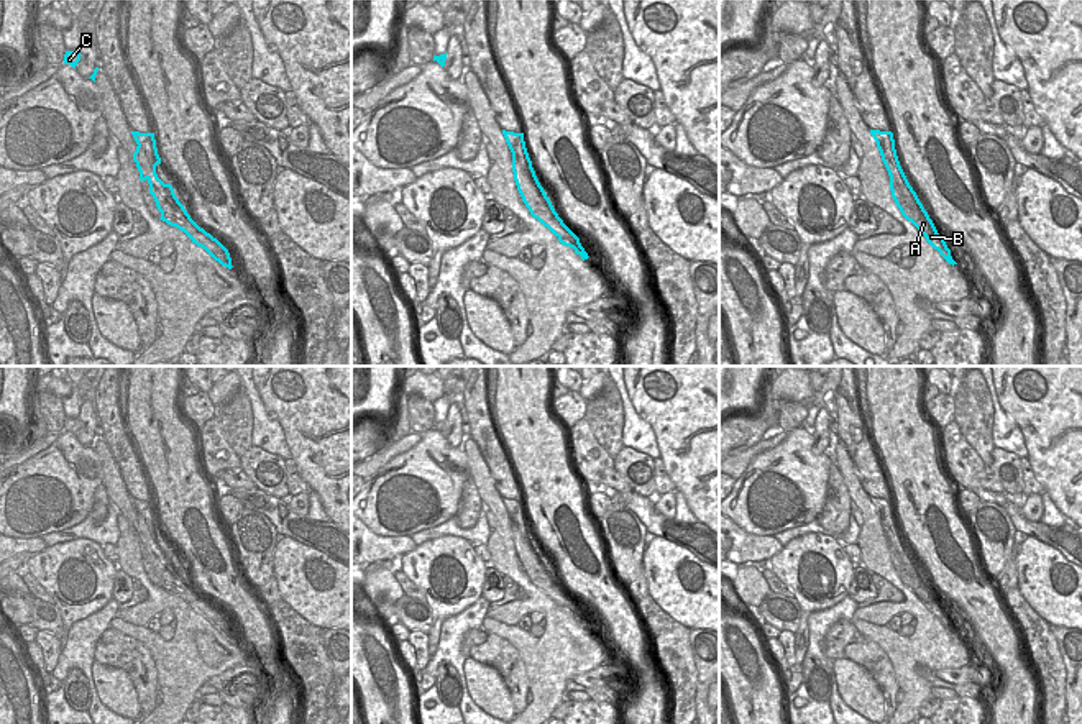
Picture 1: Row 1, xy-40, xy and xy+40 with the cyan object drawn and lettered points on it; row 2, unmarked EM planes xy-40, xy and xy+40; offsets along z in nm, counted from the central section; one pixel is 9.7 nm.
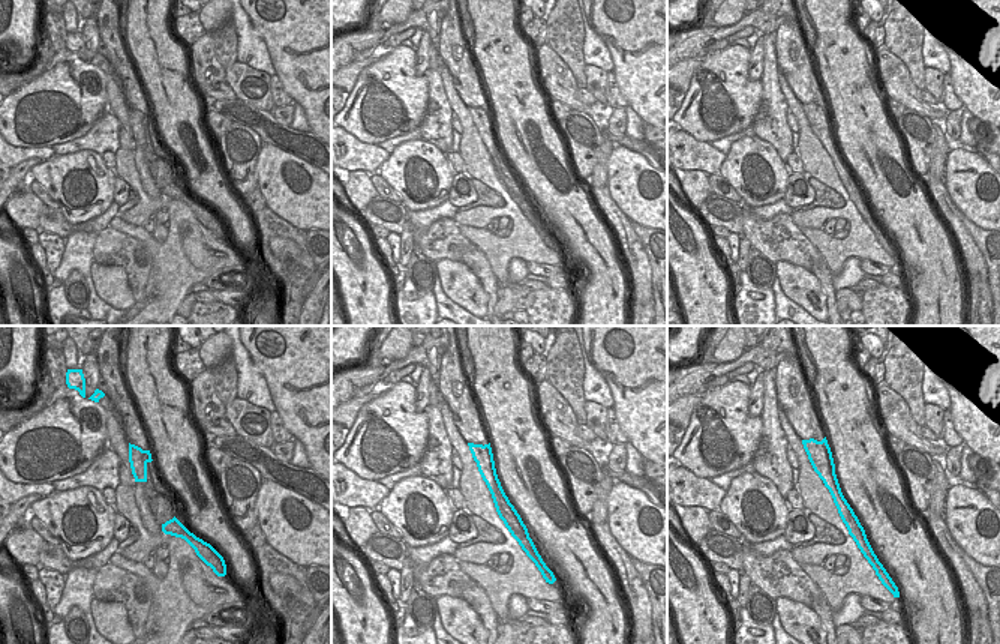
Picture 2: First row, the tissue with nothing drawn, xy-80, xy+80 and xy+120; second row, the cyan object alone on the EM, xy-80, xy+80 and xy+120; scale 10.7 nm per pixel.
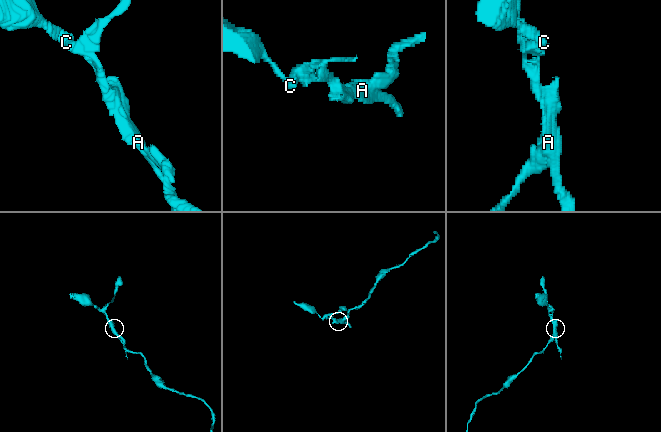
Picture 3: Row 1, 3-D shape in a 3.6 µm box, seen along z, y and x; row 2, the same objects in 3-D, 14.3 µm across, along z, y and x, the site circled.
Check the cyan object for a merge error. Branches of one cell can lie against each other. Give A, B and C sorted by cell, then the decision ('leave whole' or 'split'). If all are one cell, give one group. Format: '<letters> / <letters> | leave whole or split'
A C / B | split

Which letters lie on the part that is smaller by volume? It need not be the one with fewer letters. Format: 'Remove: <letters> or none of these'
Remove: B

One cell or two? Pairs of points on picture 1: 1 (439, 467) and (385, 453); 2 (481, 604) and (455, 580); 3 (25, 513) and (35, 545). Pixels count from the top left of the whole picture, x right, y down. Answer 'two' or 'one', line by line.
1: two
2: two
3: two

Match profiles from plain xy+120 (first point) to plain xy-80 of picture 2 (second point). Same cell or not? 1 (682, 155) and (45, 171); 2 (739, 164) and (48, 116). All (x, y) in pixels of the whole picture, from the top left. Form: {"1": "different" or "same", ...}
{"1": "different", "2": "different"}

